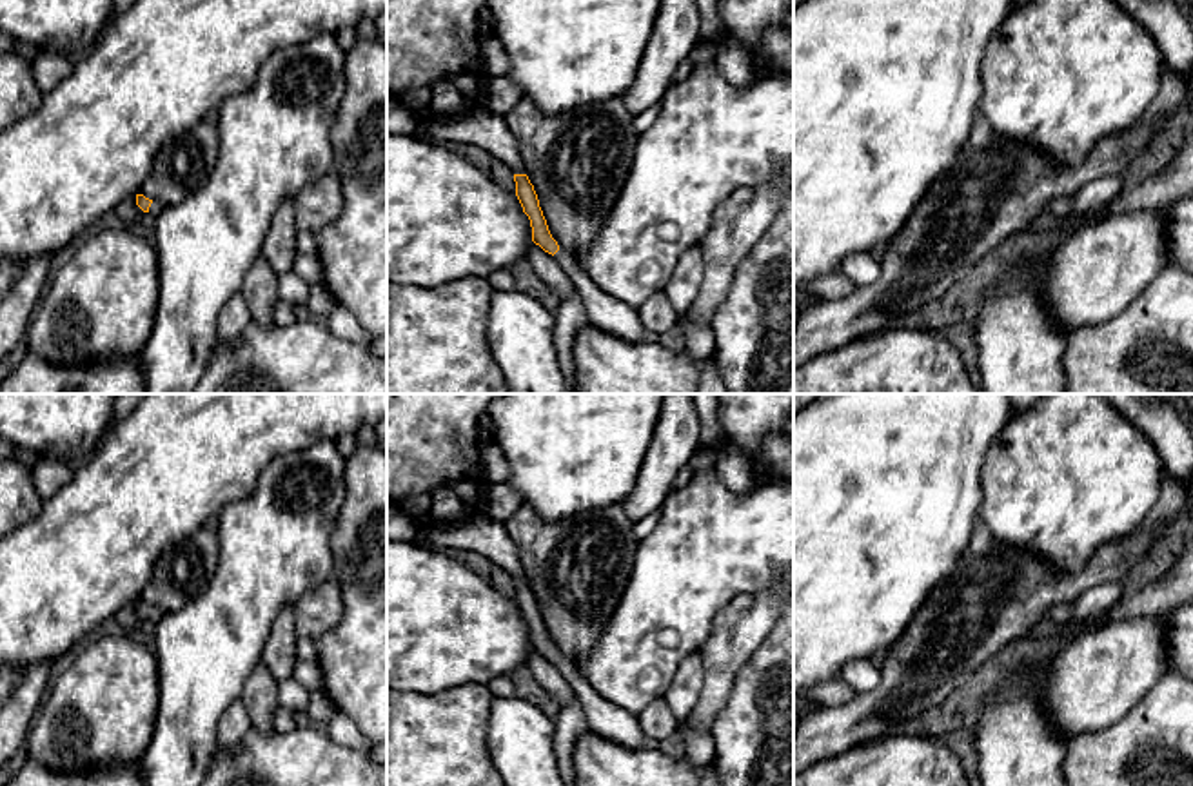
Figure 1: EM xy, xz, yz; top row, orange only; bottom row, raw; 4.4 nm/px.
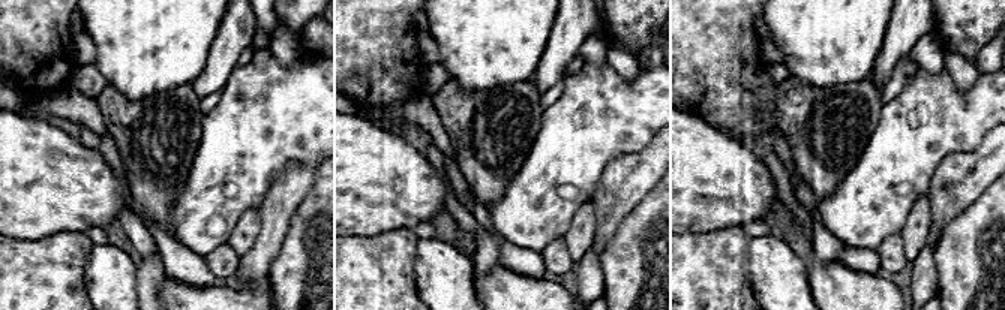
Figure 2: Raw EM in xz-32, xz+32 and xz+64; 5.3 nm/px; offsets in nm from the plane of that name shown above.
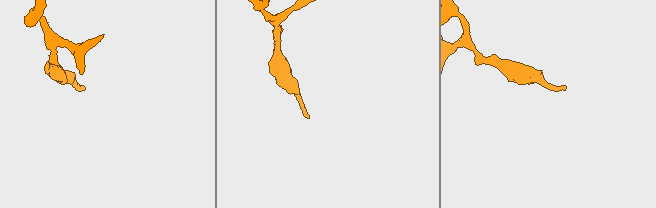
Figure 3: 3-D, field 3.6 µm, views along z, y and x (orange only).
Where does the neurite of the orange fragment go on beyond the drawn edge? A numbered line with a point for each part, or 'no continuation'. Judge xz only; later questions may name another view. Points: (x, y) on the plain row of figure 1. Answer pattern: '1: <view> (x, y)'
1: xz (609, 721)

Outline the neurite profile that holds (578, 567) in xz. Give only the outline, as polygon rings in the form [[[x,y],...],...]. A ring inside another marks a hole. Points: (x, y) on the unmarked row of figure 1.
[[[521,505],[505,523],[516,545],[527,583],[534,592],[539,614],[559,655],[581,668],[614,615],[636,561],[637,539],[634,521],[623,505],[543,521],[530,506]]]

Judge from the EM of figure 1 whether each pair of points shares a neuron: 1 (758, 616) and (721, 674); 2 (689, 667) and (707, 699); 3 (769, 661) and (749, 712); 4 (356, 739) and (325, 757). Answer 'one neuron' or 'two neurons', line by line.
1: one neuron
2: two neurons
3: one neuron
4: two neurons

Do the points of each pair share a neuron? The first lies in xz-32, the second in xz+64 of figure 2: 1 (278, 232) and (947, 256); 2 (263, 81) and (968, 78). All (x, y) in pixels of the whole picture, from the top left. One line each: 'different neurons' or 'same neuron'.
1: different neurons
2: different neurons

